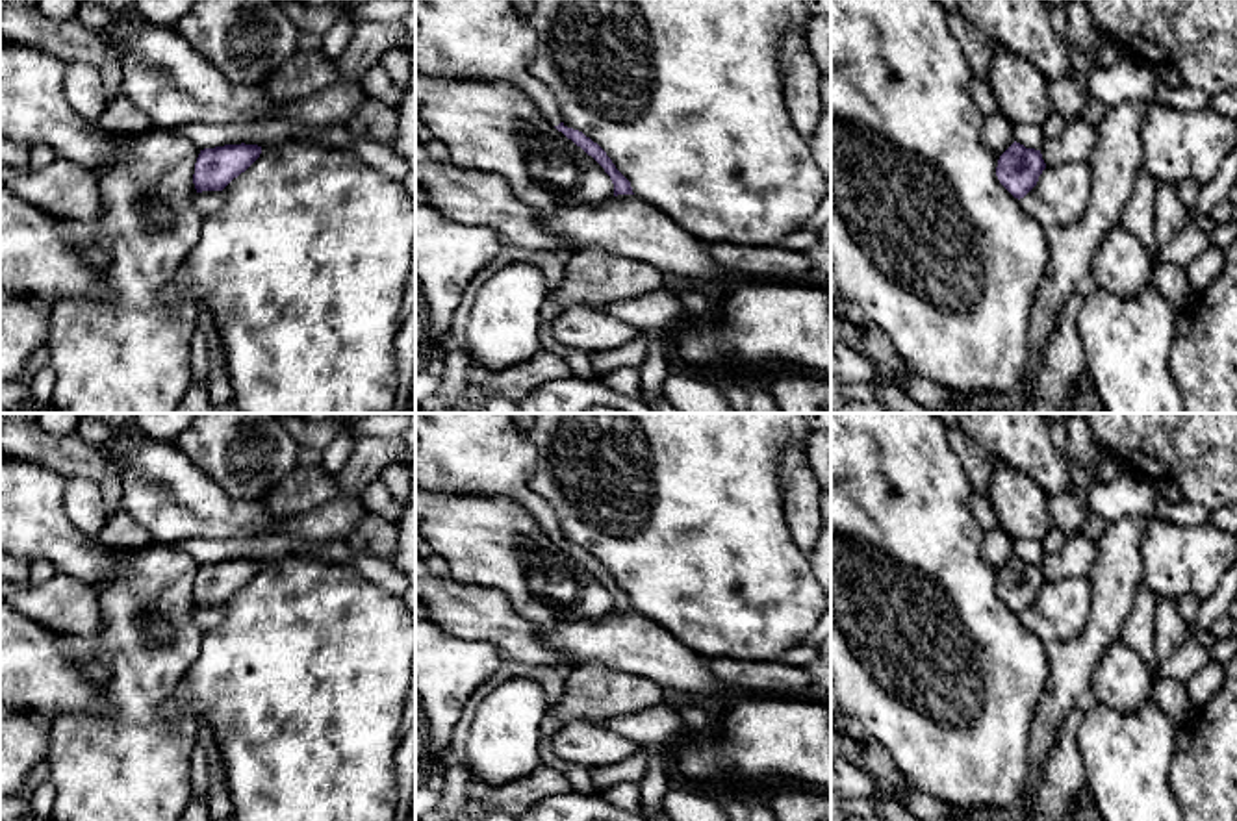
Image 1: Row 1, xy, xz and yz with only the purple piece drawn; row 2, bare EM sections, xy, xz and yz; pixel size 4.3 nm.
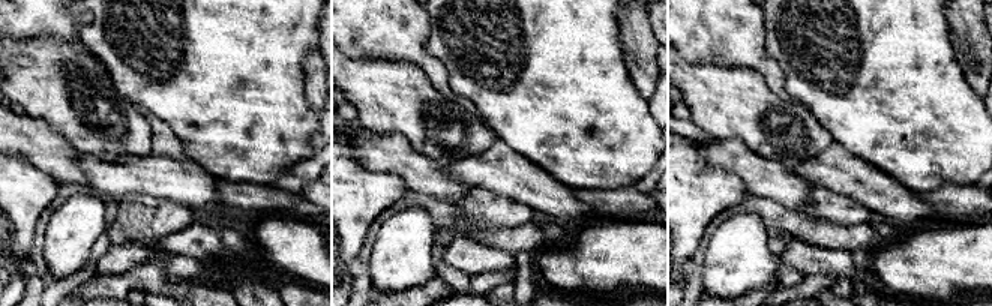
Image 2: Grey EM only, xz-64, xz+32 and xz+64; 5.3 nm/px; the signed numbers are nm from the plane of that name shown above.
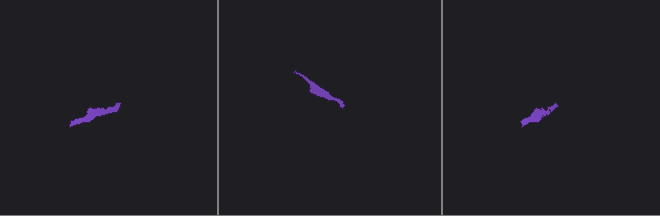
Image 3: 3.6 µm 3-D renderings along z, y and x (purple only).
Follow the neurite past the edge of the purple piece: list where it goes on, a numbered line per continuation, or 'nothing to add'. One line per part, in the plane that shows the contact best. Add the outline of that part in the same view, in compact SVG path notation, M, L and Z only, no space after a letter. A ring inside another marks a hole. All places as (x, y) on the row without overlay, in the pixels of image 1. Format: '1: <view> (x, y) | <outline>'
1: xz (455, 453) | M415 413L415 482L443 495L497 495L525 506L543 534L562 537L553 506L532 491L529 478L538 450L512 419L512 413Z

